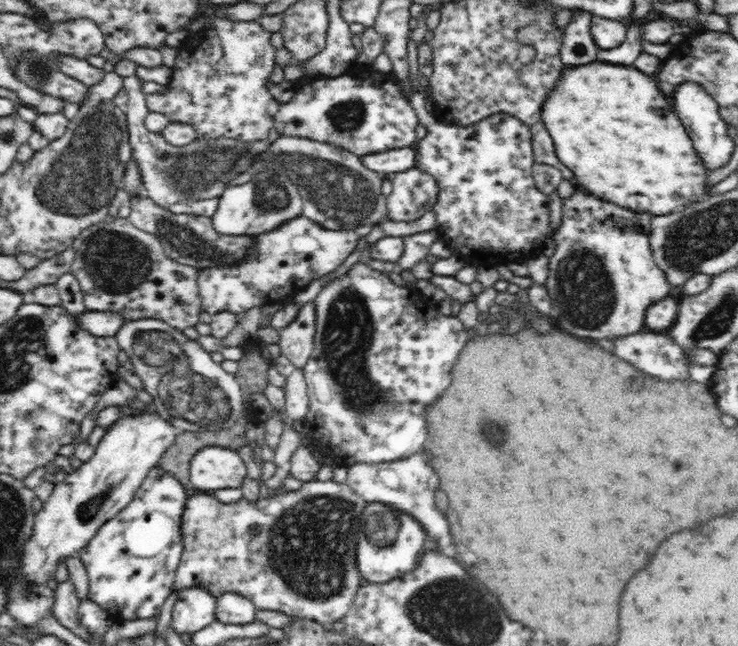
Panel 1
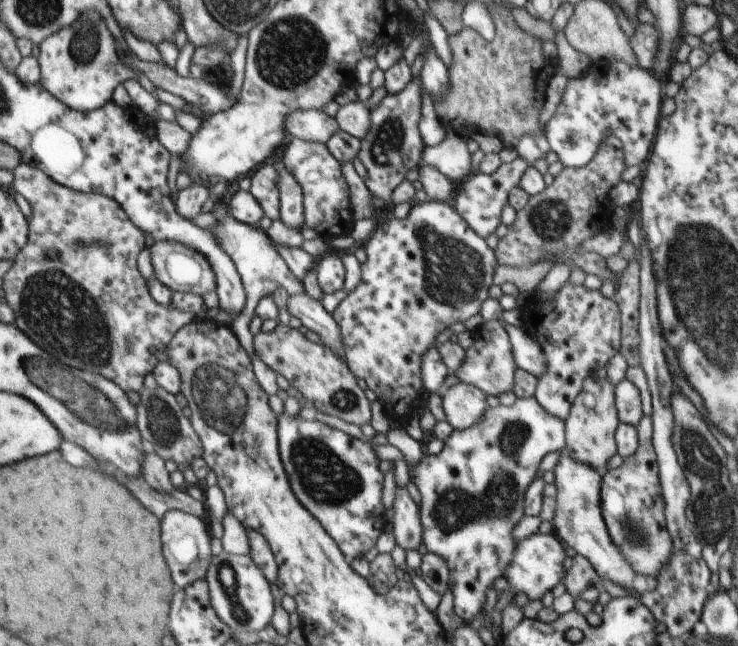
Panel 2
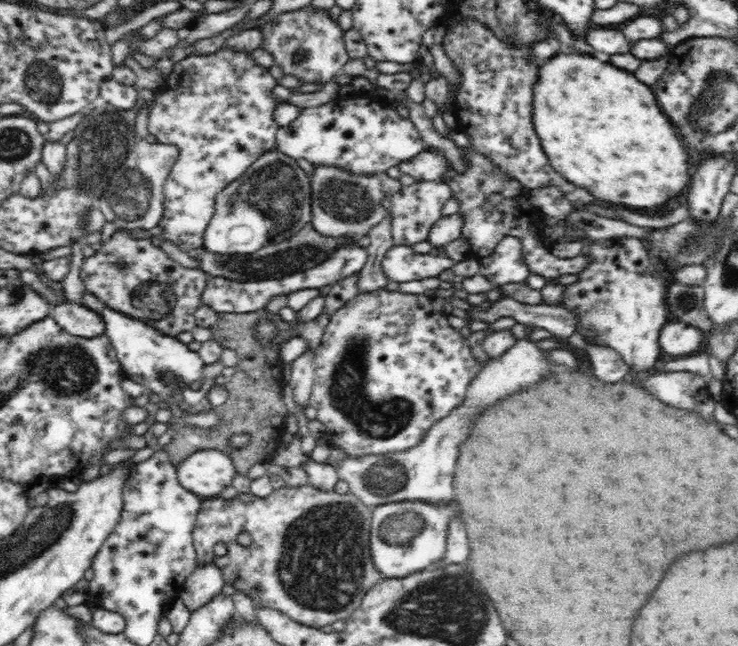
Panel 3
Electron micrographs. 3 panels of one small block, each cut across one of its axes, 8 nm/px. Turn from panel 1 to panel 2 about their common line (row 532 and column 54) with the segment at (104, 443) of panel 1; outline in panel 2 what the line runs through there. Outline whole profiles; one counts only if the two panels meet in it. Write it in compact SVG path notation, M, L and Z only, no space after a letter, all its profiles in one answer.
M92 9L84 11L70 26L47 36L39 47L37 59L41 68L41 85L72 110L88 113L102 108L111 100L118 84L137 78L132 68L125 68L121 63L115 36L103 16Z

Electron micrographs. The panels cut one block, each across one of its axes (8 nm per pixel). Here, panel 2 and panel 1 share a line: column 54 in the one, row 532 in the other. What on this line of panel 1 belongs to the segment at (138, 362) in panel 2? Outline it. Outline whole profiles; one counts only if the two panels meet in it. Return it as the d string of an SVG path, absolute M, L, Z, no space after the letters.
M320 479L305 482L299 490L296 491L277 491L269 497L259 498L256 501L250 501L243 497L238 502L224 504L212 494L191 491L186 498L186 508L182 514L182 541L184 541L184 551L181 555L181 562L175 573L174 589L186 589L198 586L208 590L214 597L218 598L224 593L240 594L243 598L250 600L257 610L275 610L284 613L292 618L307 619L320 625L324 623L334 623L343 620L353 604L354 596L358 593L358 578L354 578L354 550L358 546L358 518L362 516L367 502L358 496L344 483L335 481L321 481Z

